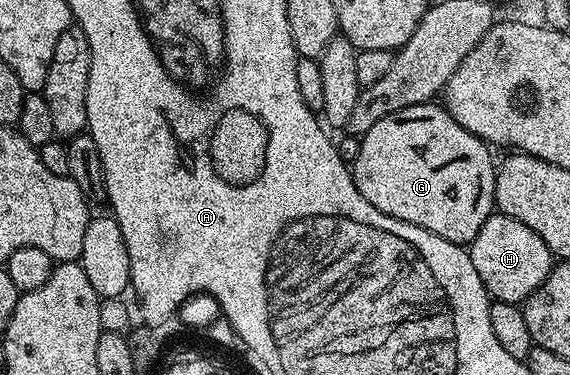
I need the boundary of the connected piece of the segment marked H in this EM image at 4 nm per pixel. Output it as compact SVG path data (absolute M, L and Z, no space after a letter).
M491 214L486 219L476 238L470 241L468 251L486 293L494 300L509 304L525 302L542 285L544 278L548 278L552 267L552 257L548 246L544 246L544 238L540 238L536 230L528 230L524 222L501 214Z

